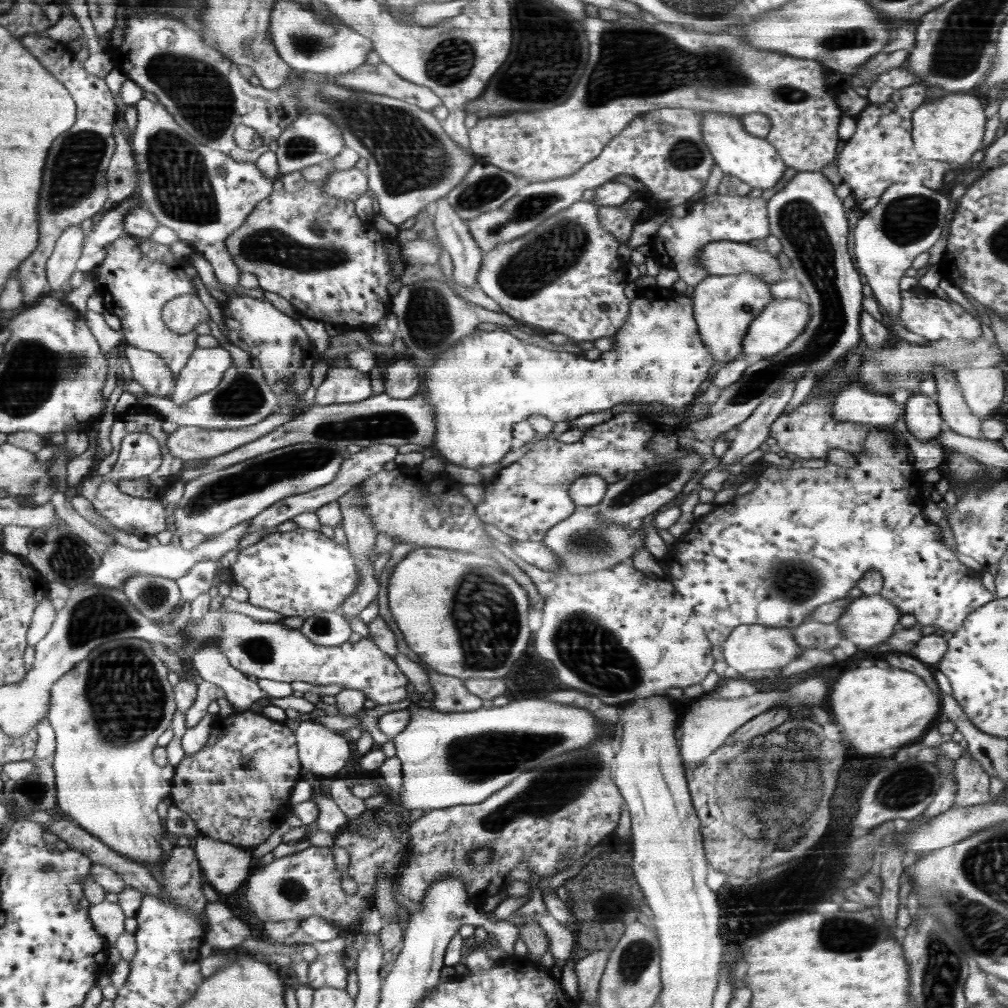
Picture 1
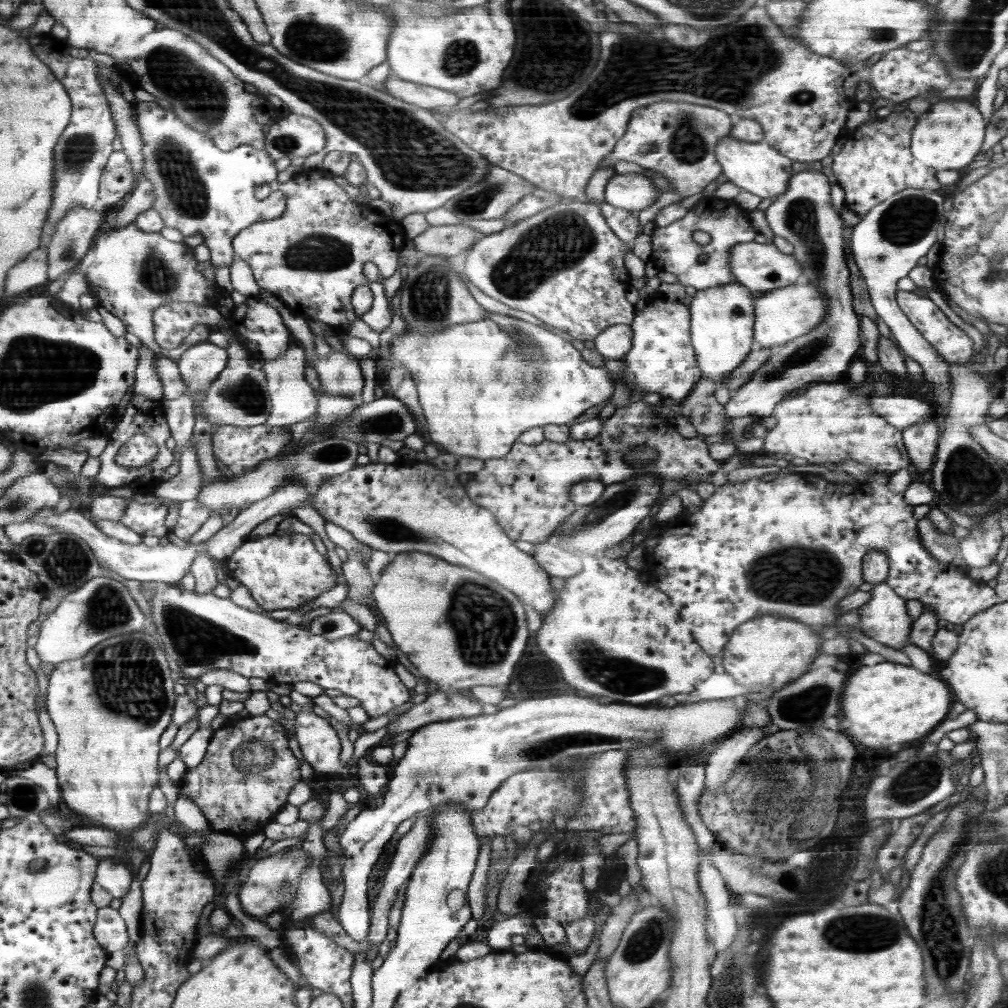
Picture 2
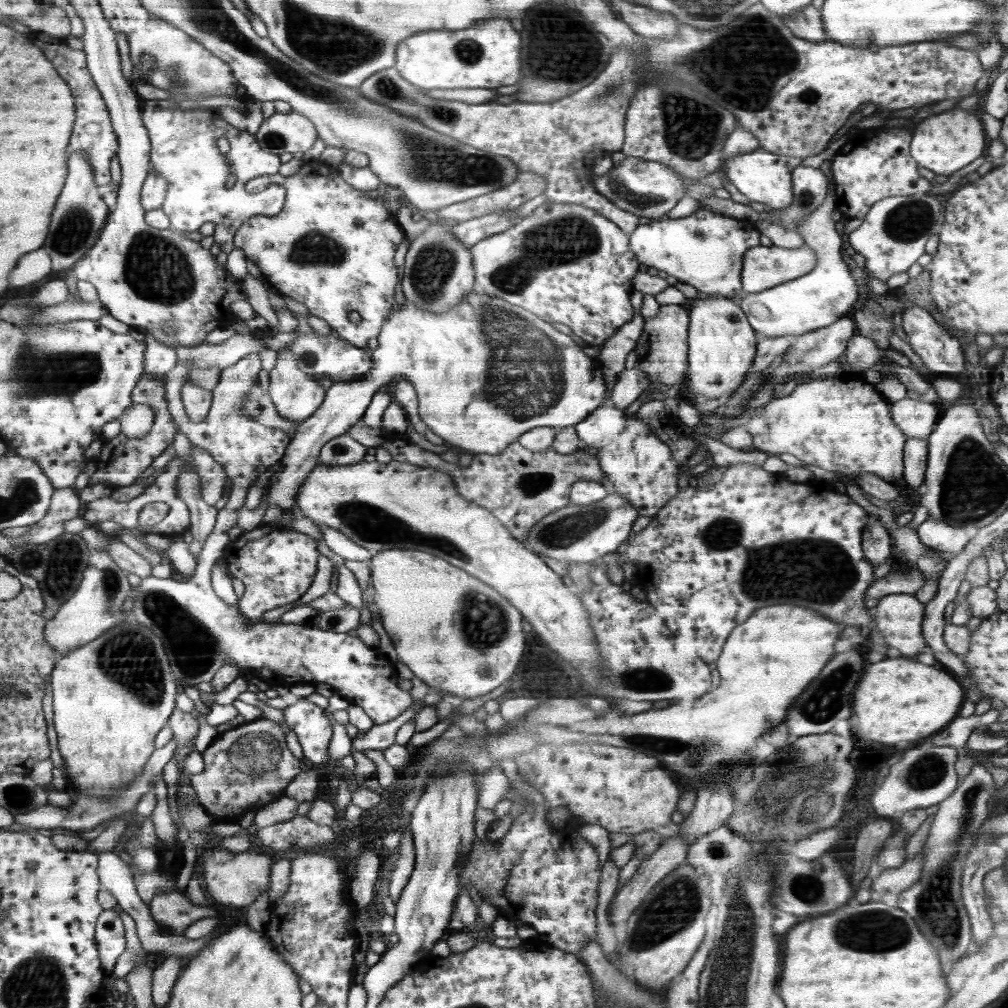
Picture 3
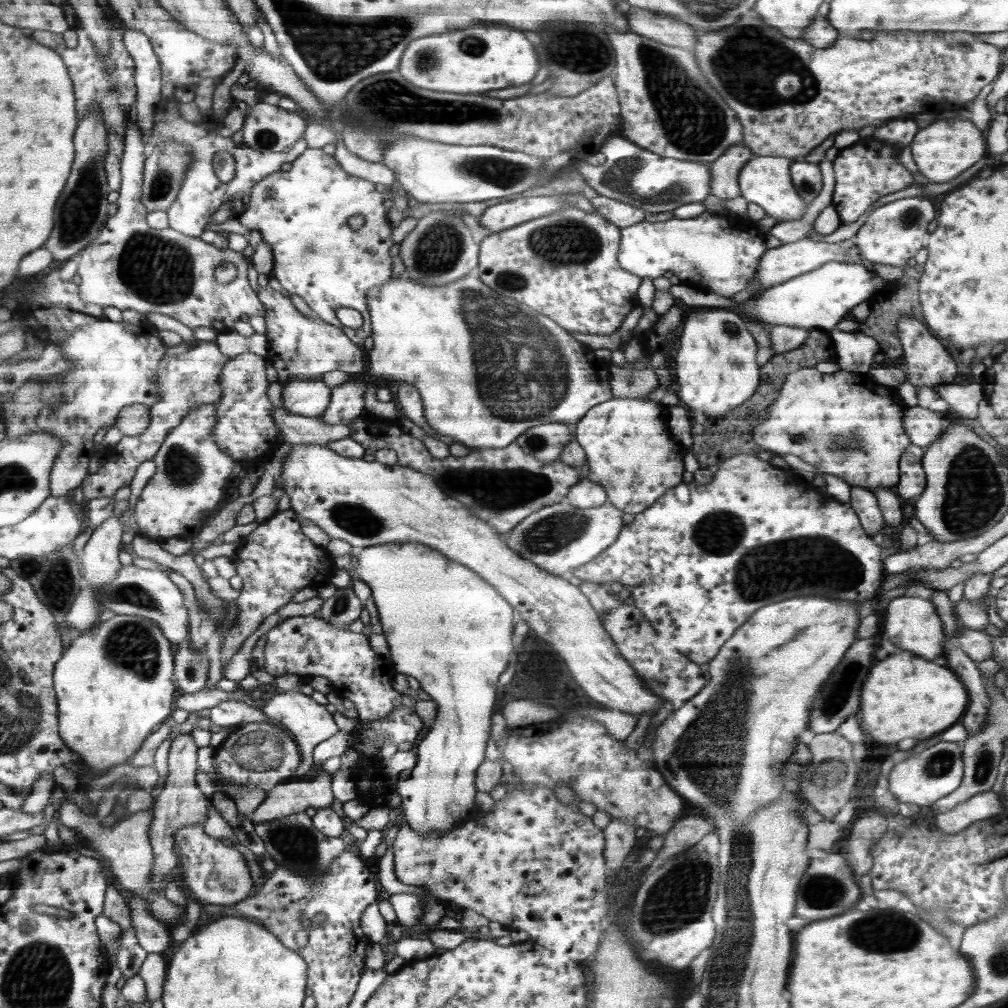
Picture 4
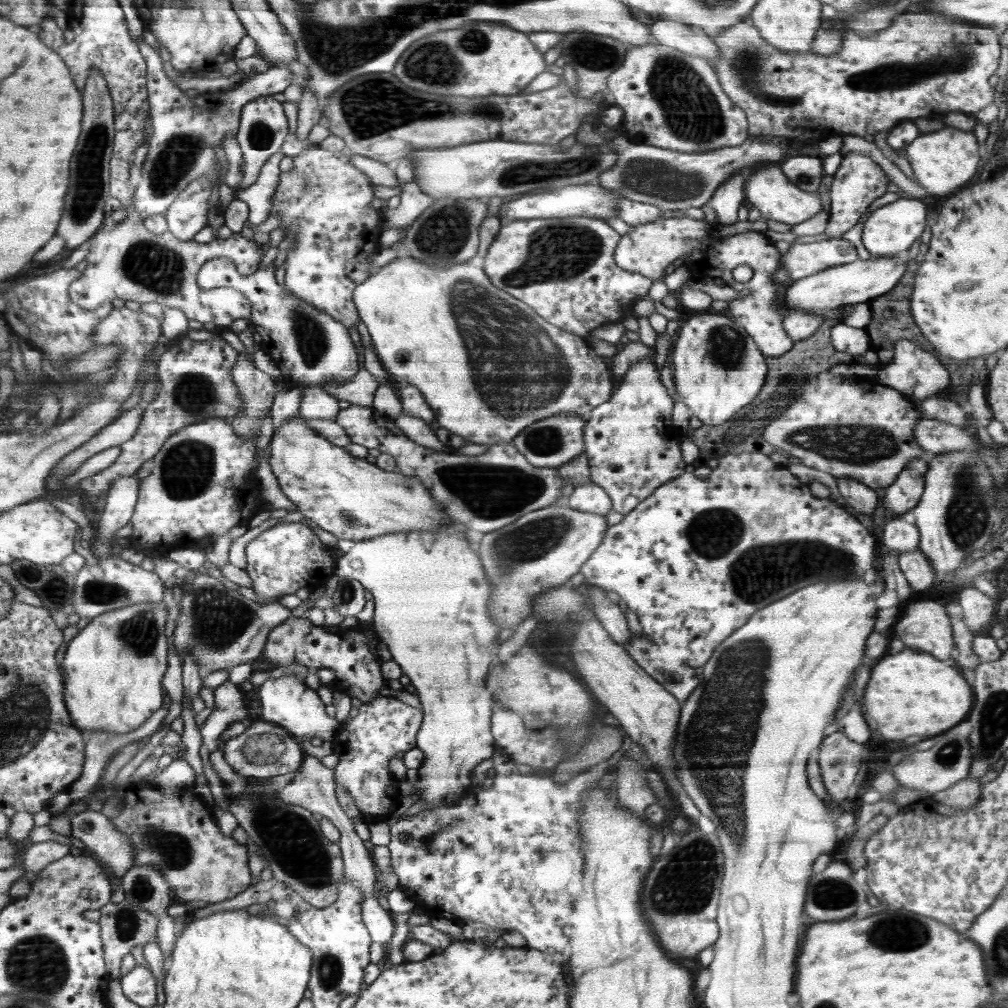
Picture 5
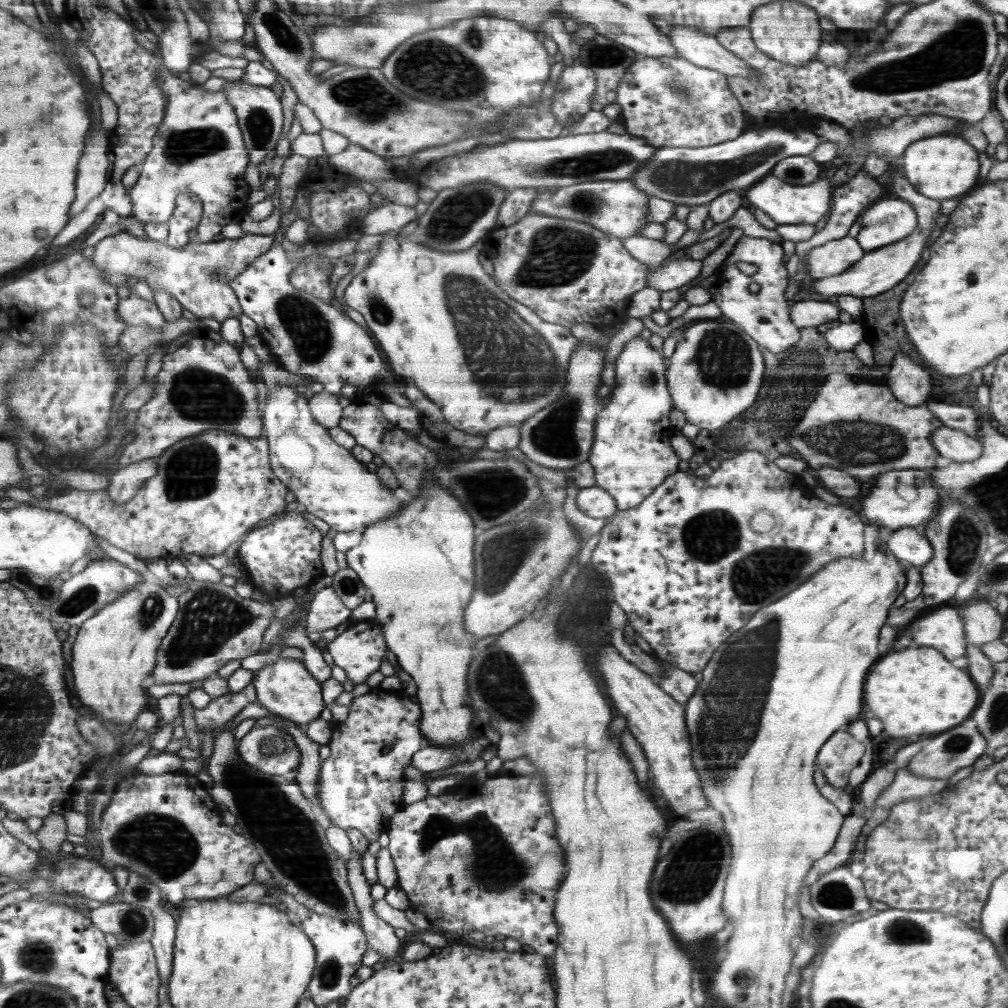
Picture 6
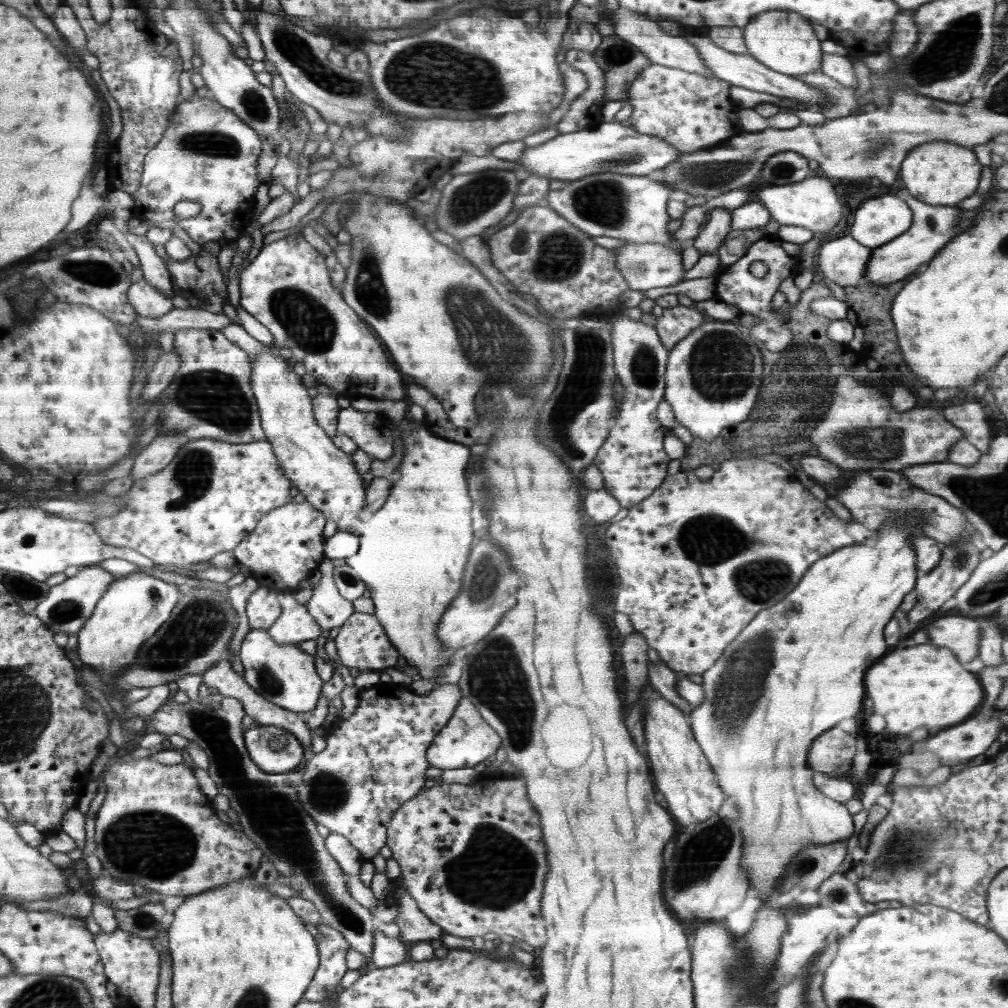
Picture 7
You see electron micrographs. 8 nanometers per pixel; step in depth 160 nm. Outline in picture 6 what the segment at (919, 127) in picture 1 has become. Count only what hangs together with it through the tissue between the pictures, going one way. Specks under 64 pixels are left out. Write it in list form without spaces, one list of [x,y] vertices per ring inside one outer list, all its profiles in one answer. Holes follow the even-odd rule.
[[[956,134],[934,136],[922,142],[914,142],[910,150],[905,150],[902,160],[904,165],[900,169],[903,170],[904,176],[928,198],[948,200],[960,196],[970,188],[974,188],[978,180],[978,168],[980,168],[978,152],[966,142],[966,139]]]

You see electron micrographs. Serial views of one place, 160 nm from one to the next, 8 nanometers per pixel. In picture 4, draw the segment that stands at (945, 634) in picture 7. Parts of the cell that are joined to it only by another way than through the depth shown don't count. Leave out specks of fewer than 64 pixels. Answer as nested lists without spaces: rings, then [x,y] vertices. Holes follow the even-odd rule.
[[[902,596],[894,598],[884,612],[884,634],[892,644],[902,650],[906,648],[914,654],[922,654],[922,658],[936,658],[944,654],[944,622],[938,613],[937,604],[918,596]]]

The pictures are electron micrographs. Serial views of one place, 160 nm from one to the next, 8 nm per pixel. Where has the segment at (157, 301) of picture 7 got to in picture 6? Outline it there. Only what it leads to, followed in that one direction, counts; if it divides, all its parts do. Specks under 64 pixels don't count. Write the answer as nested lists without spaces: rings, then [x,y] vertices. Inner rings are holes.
[[[135,292],[126,299],[120,300],[117,313],[125,320],[127,326],[160,328],[165,323],[165,318],[161,310],[158,310],[155,301],[140,299]]]

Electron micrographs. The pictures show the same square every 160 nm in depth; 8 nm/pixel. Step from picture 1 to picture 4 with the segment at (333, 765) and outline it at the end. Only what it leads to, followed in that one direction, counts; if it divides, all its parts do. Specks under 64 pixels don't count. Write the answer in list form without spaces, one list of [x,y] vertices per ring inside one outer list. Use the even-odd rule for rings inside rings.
[[[266,688],[266,696],[264,698],[266,703],[260,708],[262,714],[269,716],[274,721],[280,721],[288,732],[292,733],[294,738],[297,739],[301,754],[304,755],[301,768],[297,769],[295,774],[296,780],[299,780],[302,776],[307,776],[313,765],[312,751],[314,751],[314,748],[320,742],[324,742],[323,740],[328,740],[328,738],[334,736],[338,732],[338,726],[332,720],[332,713],[328,712],[324,705],[314,702],[310,695],[300,694],[300,692],[294,692],[293,690],[283,692]]]

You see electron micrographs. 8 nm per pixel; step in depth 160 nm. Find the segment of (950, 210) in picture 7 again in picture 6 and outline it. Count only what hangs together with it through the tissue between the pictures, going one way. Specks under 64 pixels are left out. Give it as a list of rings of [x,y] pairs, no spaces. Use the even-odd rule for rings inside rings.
[[[890,169],[887,176],[888,182],[890,182],[890,178],[894,182],[894,192],[900,198],[911,203],[914,210],[917,211],[918,228],[914,229],[902,241],[893,242],[892,245],[885,246],[882,249],[866,252],[861,261],[854,264],[850,269],[846,269],[844,273],[840,273],[838,276],[815,279],[812,283],[812,292],[820,294],[822,298],[833,300],[836,296],[841,297],[845,294],[861,298],[874,297],[876,294],[880,294],[880,292],[886,292],[886,290],[894,288],[898,282],[902,282],[912,272],[914,266],[920,266],[923,263],[920,254],[927,254],[927,252],[924,252],[924,246],[926,246],[926,240],[928,240],[928,236],[930,236],[932,228],[934,228],[934,220],[936,220],[938,210],[940,210],[940,202],[923,195],[909,179],[898,172],[894,172],[894,169]]]

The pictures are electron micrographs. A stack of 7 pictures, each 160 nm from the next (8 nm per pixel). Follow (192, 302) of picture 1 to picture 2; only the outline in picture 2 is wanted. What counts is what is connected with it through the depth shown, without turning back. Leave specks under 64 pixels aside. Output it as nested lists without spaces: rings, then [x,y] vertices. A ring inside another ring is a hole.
[[[171,302],[156,310],[156,339],[162,348],[173,349],[182,345],[197,324],[221,325],[230,323],[216,307],[198,306],[194,303]]]

